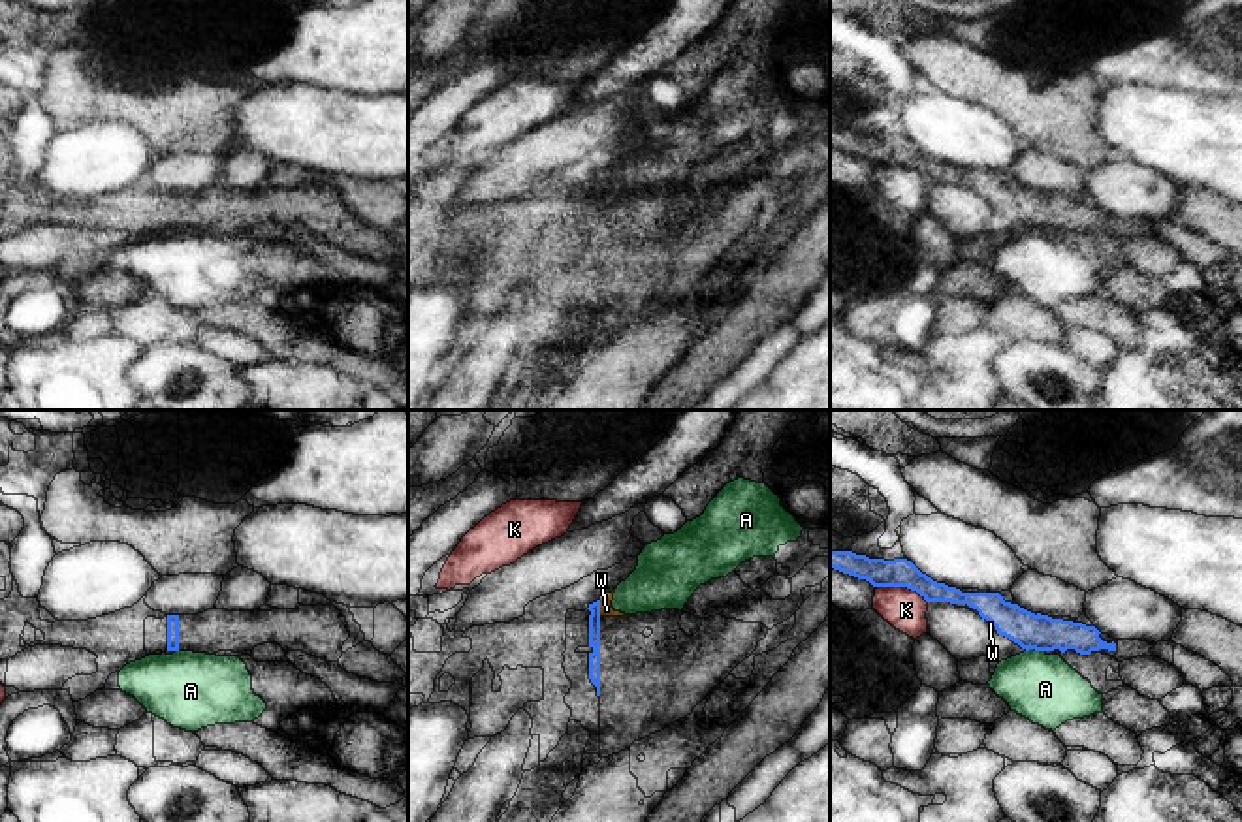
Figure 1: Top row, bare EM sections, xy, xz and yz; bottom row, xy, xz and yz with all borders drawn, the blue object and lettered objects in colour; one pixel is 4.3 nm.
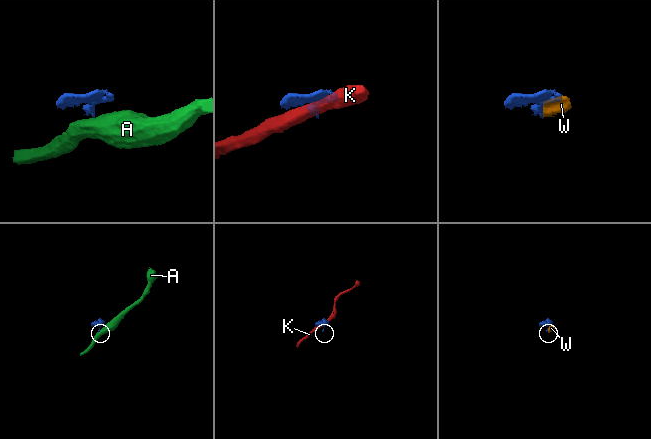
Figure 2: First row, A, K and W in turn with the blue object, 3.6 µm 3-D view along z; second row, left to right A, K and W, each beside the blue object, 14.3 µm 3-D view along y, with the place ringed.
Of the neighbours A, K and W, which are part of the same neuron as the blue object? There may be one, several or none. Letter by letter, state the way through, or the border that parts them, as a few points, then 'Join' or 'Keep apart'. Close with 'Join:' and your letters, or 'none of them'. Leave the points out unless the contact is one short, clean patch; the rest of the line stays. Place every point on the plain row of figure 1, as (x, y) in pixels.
A: Boundary: yz (1045, 228), (1026, 230). Keep apart
K: Keep apart
W: Join
Join: W

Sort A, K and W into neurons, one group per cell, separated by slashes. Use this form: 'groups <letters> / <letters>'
groups A / K / W

